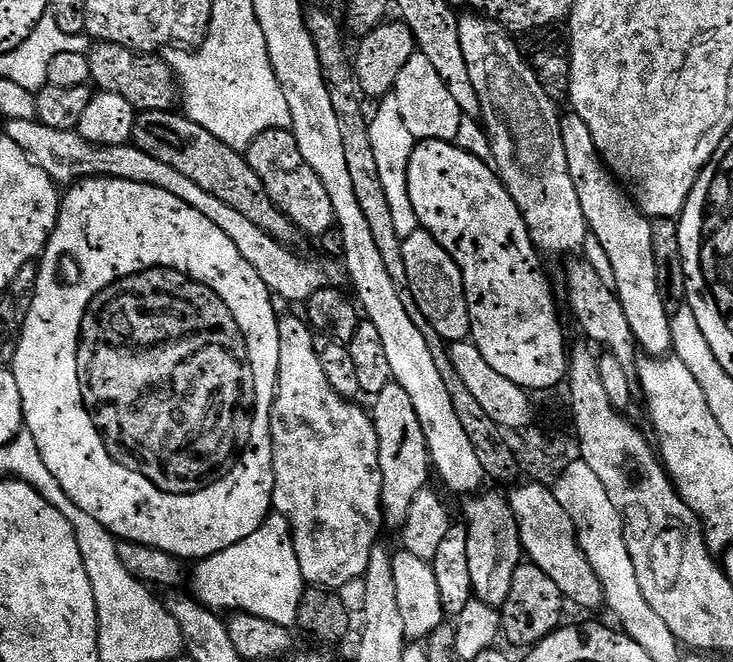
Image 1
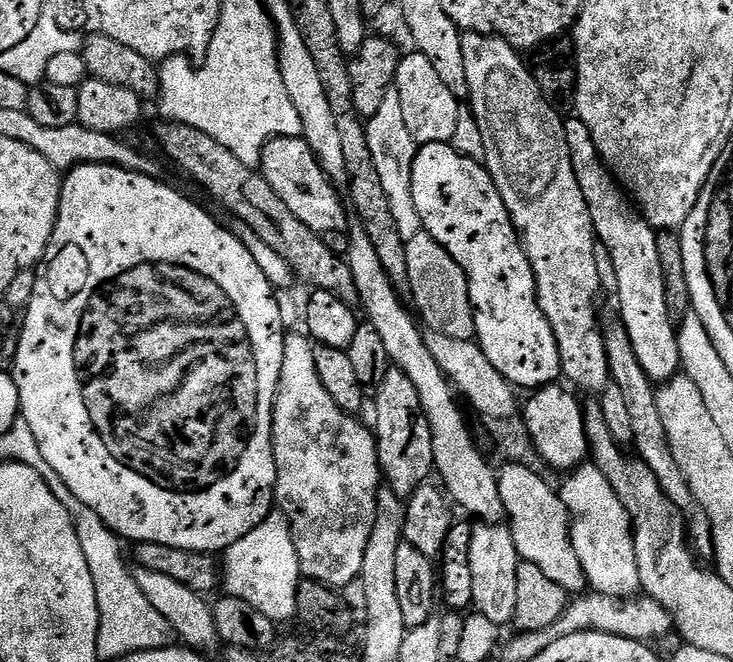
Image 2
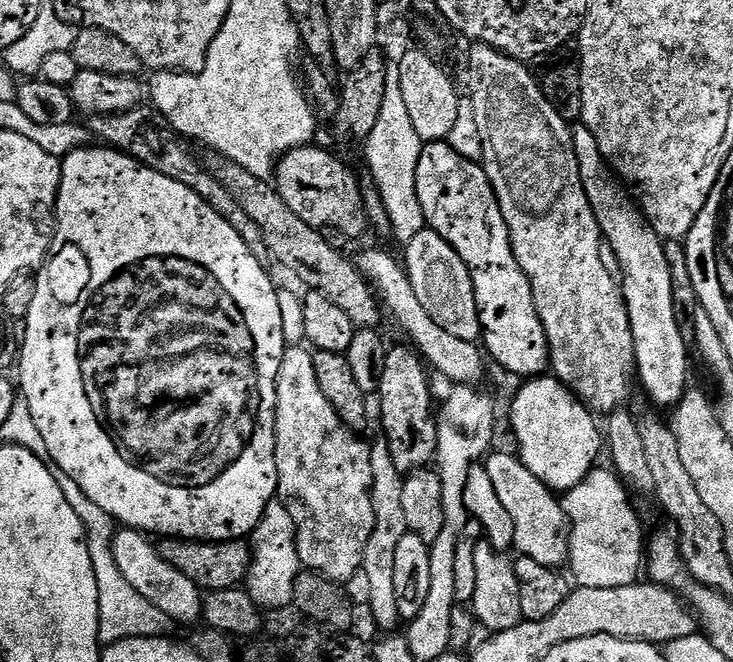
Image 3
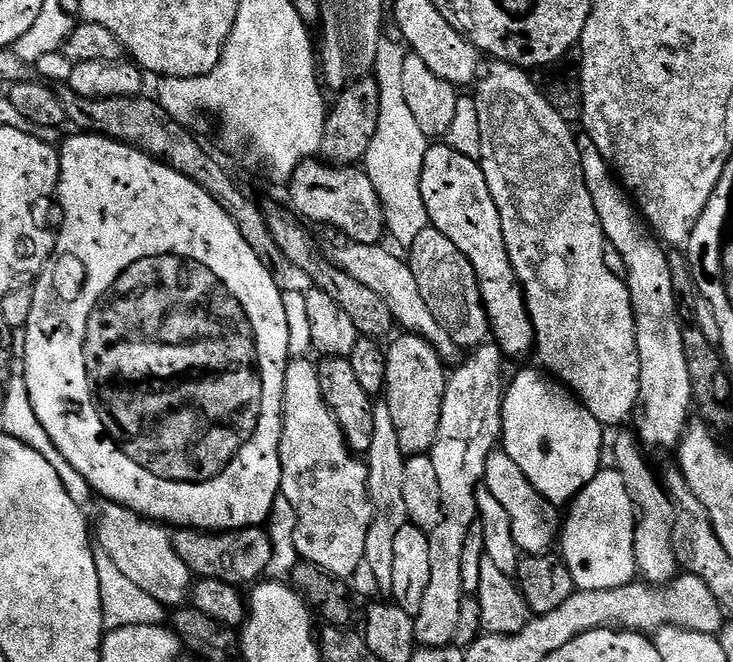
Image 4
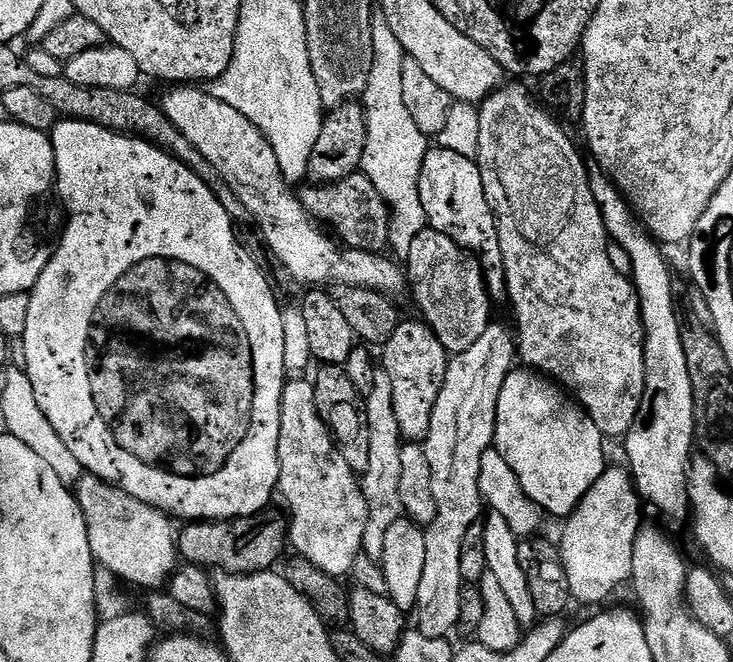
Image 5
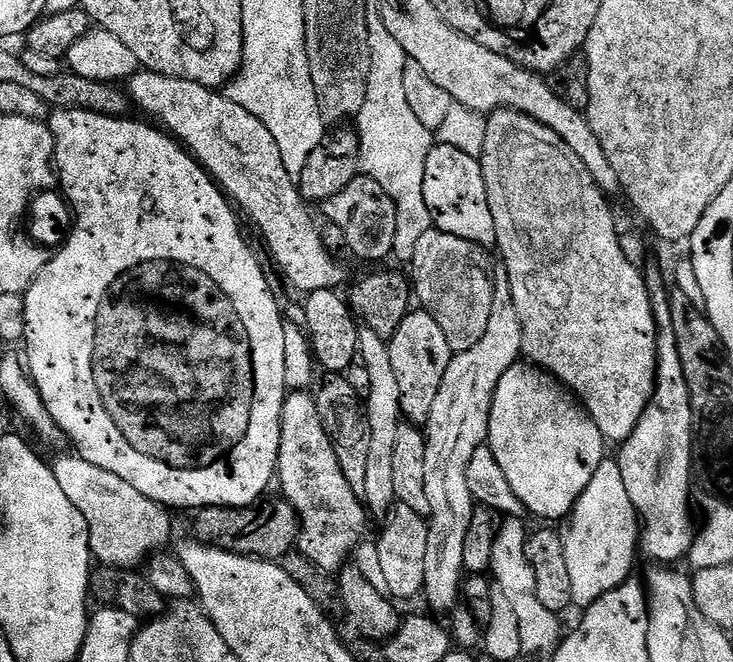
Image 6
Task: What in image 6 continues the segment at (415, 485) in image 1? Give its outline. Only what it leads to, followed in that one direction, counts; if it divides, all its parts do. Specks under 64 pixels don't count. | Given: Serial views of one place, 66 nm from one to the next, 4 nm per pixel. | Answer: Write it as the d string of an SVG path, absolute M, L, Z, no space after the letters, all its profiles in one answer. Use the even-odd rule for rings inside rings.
M409 311L402 326L398 326L388 341L388 349L390 366L394 366L394 375L398 378L401 417L410 424L427 425L434 398L438 398L438 386L442 386L442 378L446 378L446 370L454 355L450 342L446 342L446 334L442 334L442 326L438 326L428 312Z

